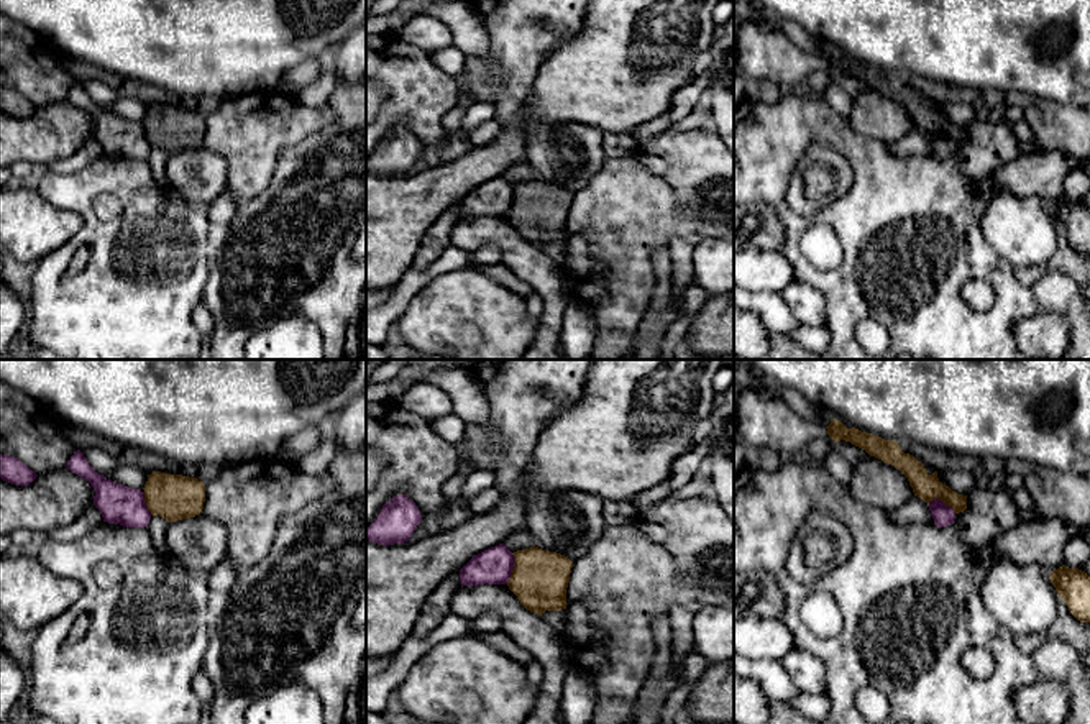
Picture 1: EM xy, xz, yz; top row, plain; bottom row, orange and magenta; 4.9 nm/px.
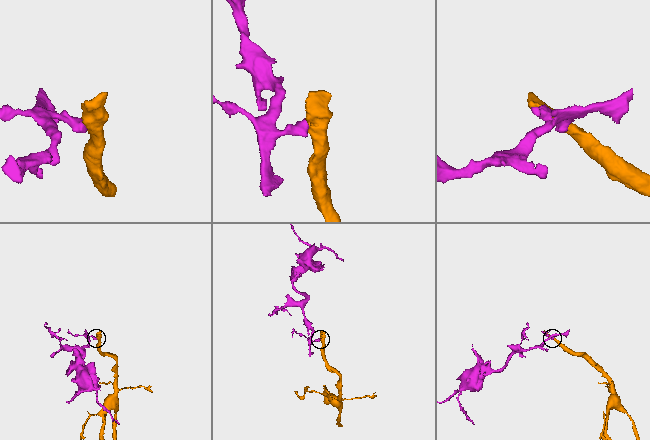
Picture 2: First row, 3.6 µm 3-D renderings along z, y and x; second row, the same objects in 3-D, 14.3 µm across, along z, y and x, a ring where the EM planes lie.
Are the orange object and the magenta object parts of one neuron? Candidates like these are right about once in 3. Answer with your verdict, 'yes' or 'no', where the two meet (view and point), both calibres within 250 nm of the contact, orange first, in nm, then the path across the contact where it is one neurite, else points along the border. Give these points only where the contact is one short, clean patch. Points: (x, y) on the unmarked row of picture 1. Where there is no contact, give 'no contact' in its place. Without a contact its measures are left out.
no; contact xz (514, 201); calibres 280 and 180 nm; border xz (512, 186), (512, 206), (506, 215)

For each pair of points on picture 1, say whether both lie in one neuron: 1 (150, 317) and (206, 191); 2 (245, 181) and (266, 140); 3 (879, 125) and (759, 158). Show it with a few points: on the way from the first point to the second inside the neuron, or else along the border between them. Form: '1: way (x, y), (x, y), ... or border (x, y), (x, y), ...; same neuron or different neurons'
1: border (171, 186), (183, 197), (206, 207); different neurons
2: way (250, 171), (250, 156), (256, 150); same neuron
3: border (846, 120), (854, 130), (879, 138), (887, 145); different neurons

